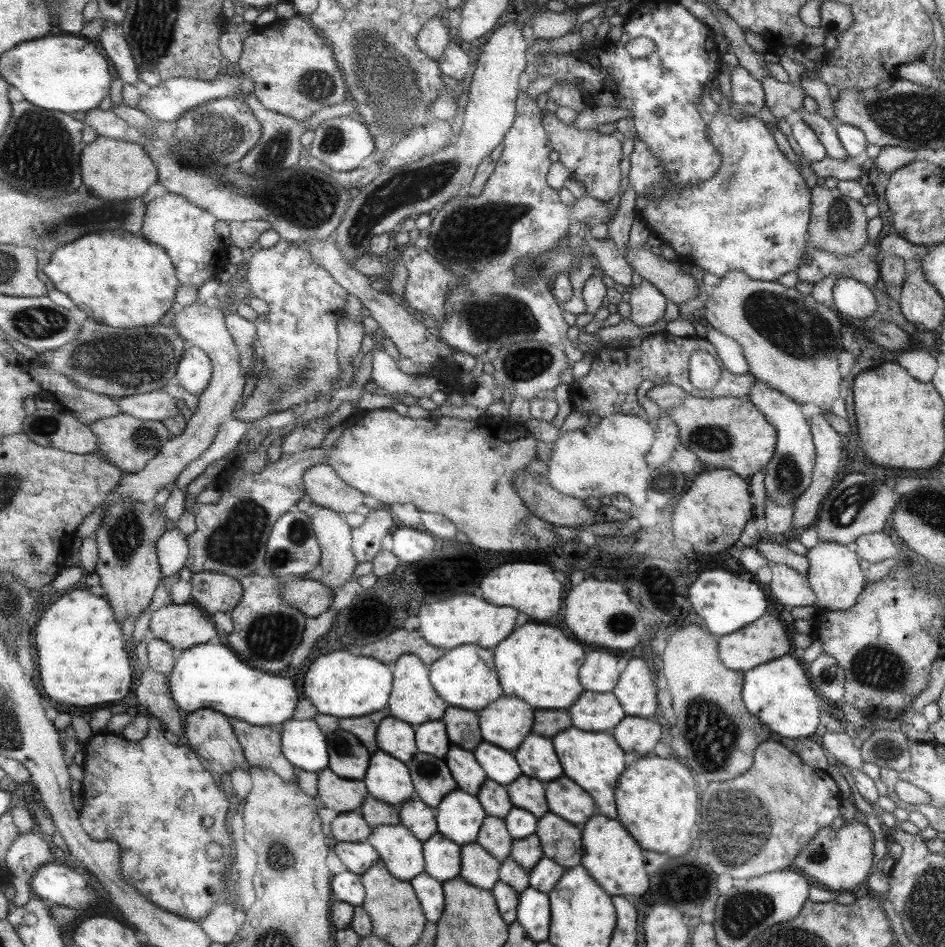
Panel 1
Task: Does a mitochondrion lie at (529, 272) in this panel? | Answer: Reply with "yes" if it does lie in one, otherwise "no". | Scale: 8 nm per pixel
yes

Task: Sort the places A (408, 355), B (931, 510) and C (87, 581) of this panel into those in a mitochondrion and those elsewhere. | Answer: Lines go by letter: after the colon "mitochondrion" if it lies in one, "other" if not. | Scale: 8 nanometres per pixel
A: other
B: mitochondrion
C: other

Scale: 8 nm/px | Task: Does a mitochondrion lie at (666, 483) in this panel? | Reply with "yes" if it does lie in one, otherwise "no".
yes

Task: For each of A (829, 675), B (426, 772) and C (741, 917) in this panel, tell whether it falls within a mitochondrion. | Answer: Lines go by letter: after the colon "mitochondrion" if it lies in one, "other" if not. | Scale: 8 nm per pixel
A: mitochondrion
B: mitochondrion
C: mitochondrion

